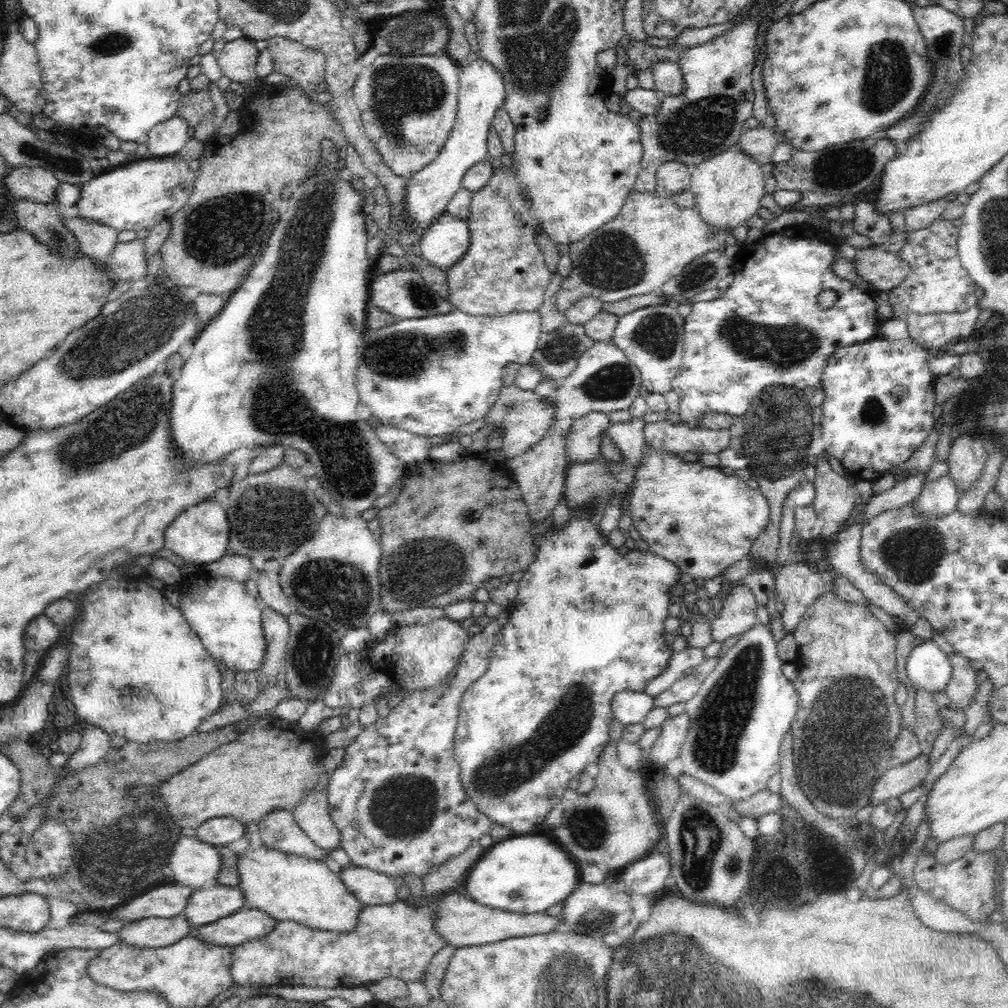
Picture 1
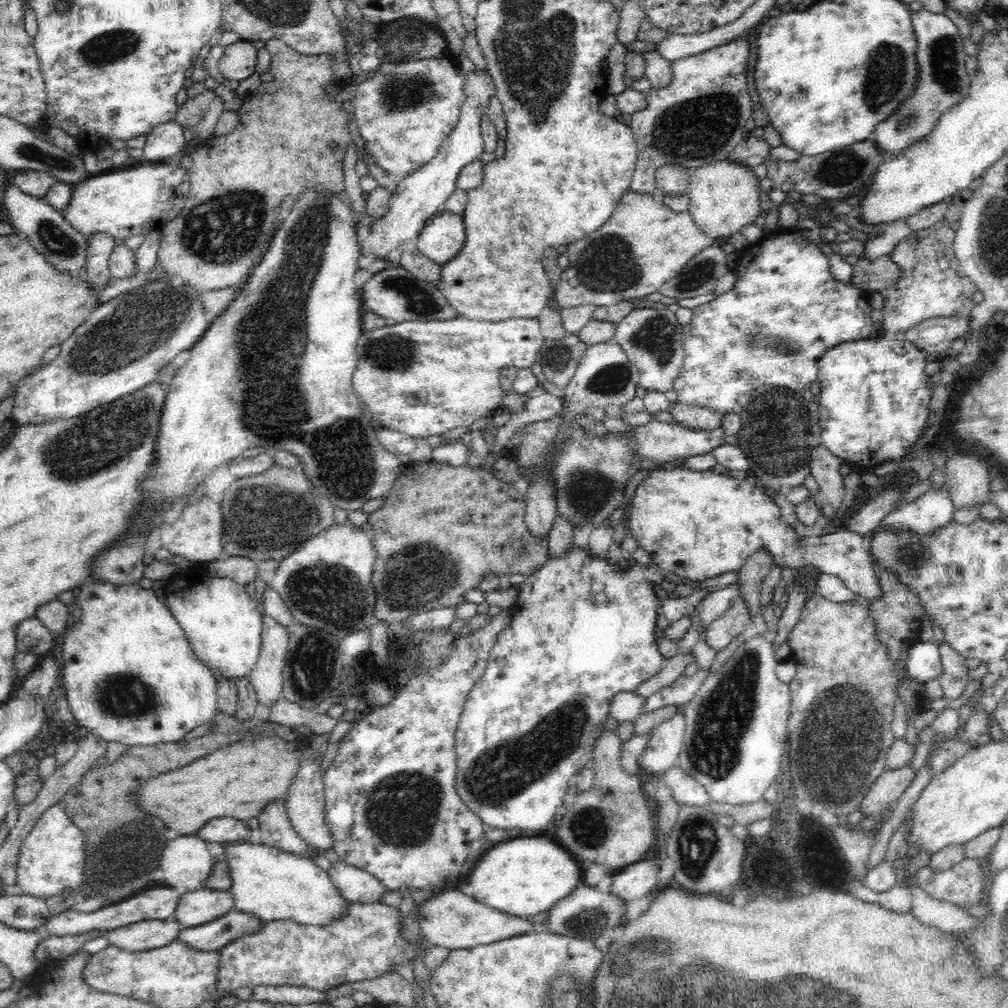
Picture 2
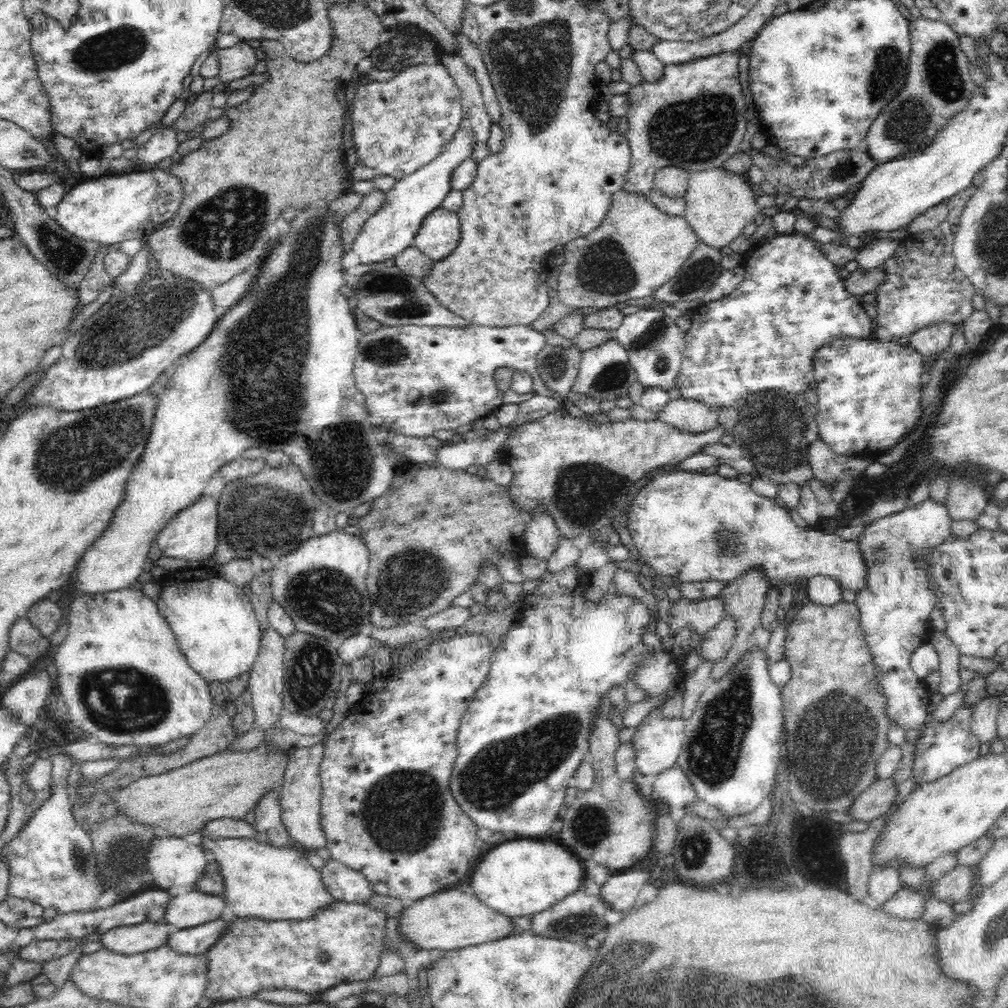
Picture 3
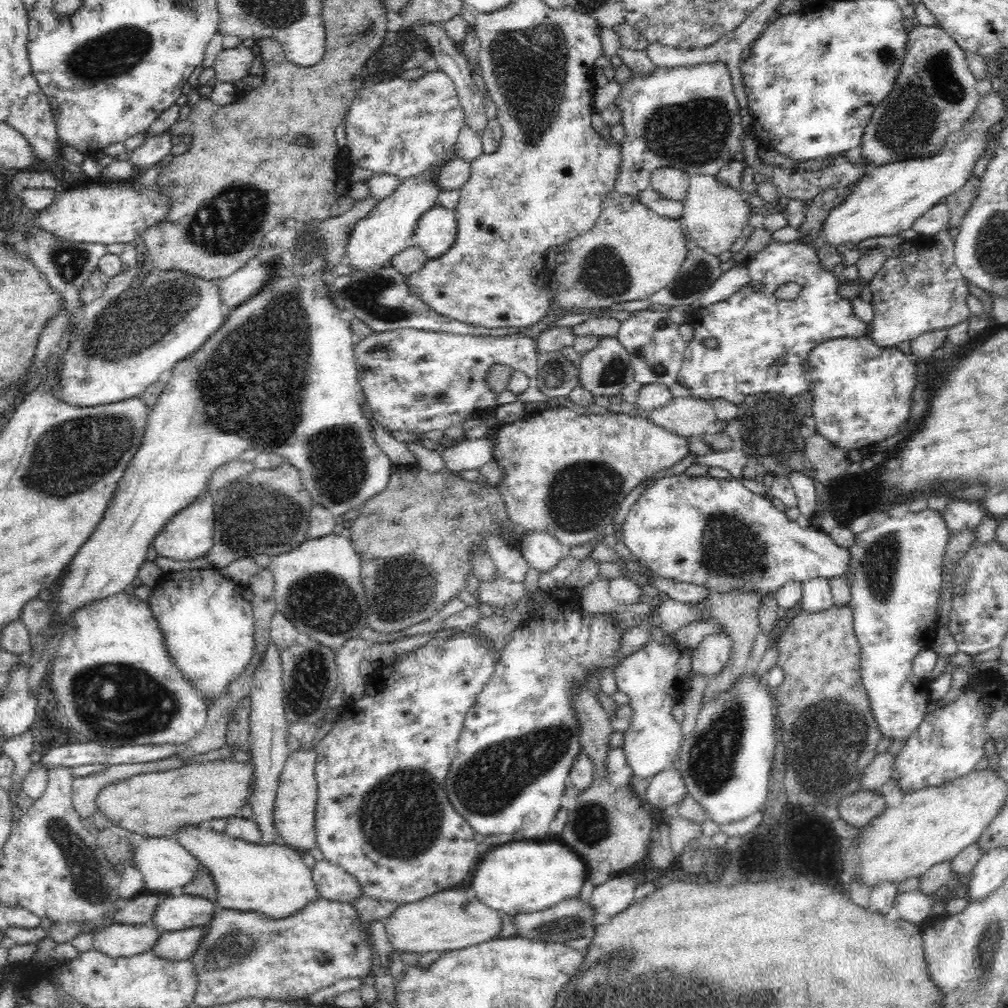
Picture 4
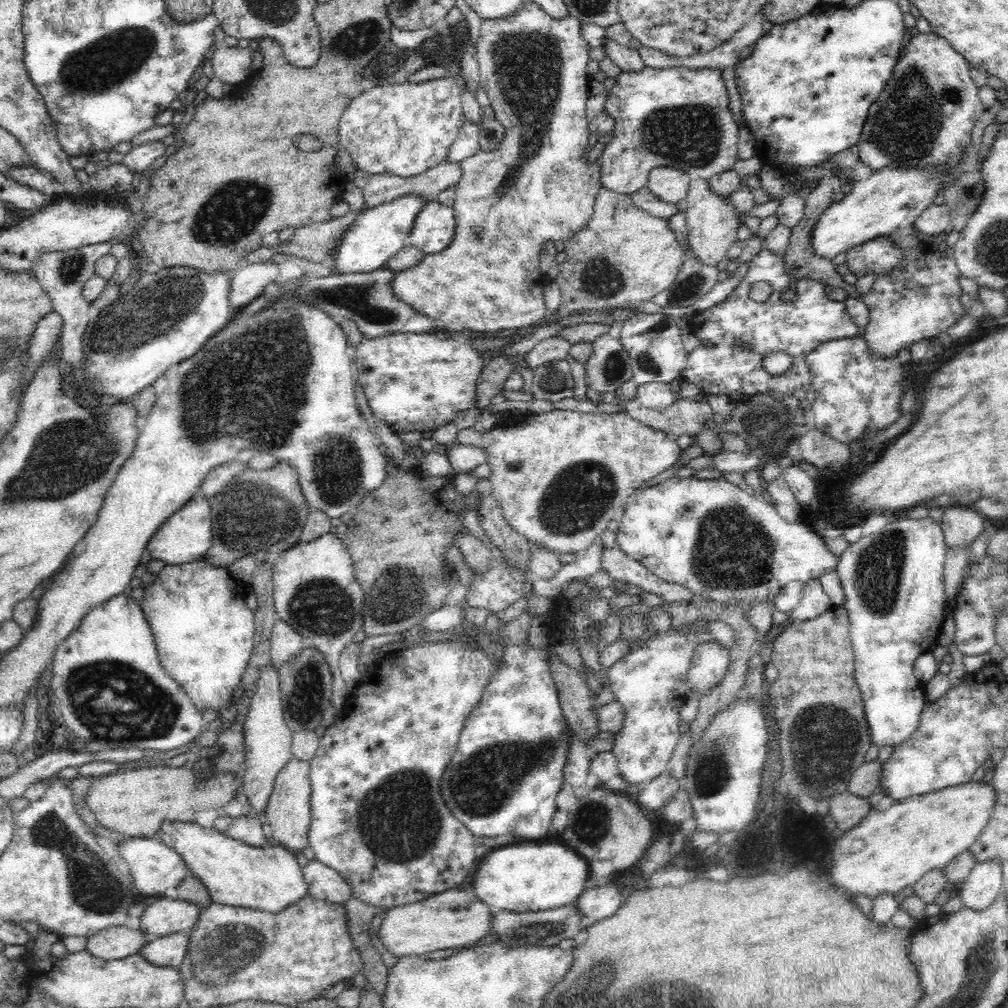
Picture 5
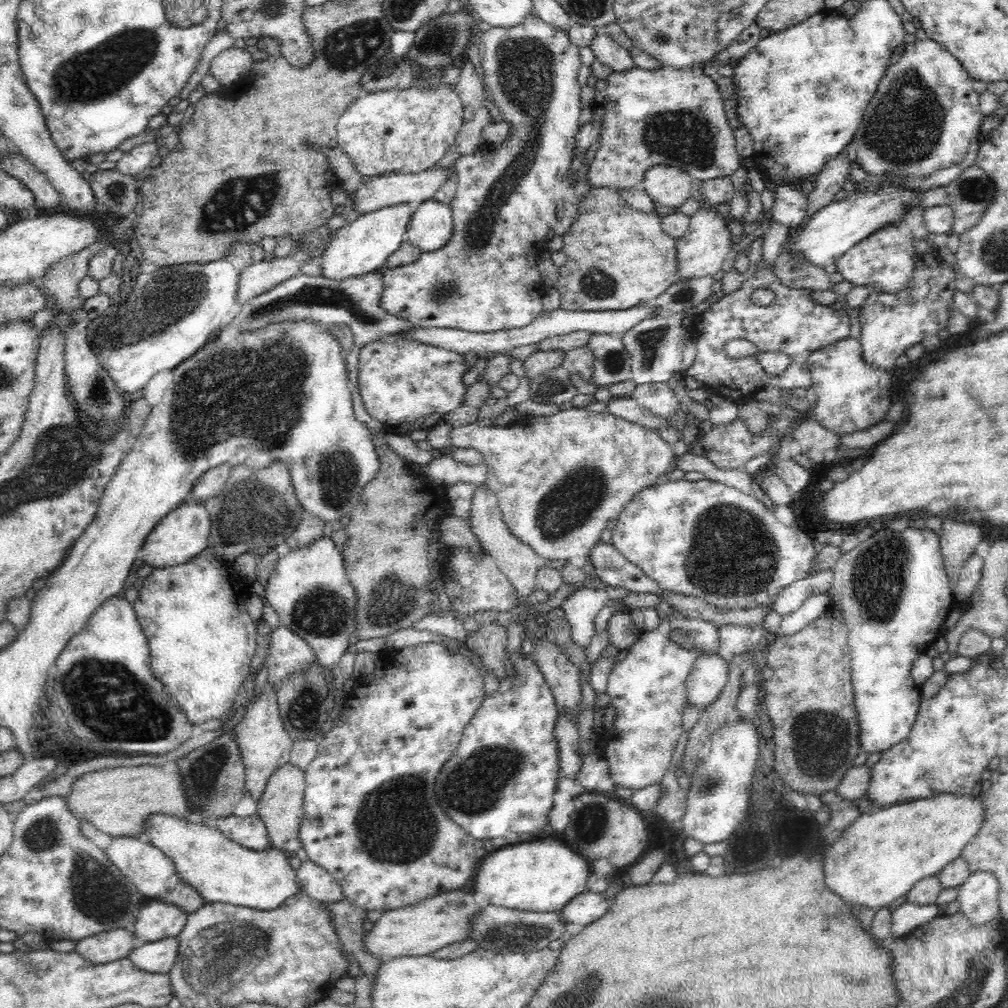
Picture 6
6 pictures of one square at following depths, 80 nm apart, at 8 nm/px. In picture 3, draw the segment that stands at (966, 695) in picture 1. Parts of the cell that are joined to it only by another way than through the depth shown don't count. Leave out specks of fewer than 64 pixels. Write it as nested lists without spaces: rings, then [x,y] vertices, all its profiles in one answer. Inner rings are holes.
[[[932,631],[931,643],[939,654],[939,672],[940,682],[937,693],[940,696],[948,696],[958,690],[963,683],[960,680],[959,658],[962,655],[952,642],[952,639],[946,635],[945,631]]]

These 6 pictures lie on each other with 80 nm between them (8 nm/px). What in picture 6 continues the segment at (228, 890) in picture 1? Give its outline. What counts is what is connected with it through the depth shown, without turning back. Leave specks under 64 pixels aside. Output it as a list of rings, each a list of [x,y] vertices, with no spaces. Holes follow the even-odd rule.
[[[155,899],[155,903],[138,910],[134,936],[140,943],[178,937],[184,928],[187,914],[179,906]]]

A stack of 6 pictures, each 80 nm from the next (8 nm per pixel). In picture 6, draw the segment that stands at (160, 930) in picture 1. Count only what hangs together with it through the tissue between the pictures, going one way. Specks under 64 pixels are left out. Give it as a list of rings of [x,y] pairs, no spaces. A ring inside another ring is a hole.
[[[128,929],[107,930],[78,941],[73,952],[94,965],[102,965],[127,958],[134,950],[134,933]]]

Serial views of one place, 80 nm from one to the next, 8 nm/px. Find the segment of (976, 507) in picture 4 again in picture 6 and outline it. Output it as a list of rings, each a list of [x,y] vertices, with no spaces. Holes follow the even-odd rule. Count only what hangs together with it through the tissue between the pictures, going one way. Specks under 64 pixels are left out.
[[[946,518],[939,536],[943,568],[952,588],[960,580],[960,568],[976,552],[976,546],[982,540],[982,528],[974,522],[956,522]]]

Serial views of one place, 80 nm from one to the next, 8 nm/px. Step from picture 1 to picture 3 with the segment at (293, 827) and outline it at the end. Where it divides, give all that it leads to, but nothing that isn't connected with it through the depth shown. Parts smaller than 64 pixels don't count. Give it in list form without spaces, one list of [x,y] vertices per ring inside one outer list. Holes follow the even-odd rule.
[[[266,791],[254,805],[258,842],[276,847],[292,847],[295,842],[281,821],[278,791]]]

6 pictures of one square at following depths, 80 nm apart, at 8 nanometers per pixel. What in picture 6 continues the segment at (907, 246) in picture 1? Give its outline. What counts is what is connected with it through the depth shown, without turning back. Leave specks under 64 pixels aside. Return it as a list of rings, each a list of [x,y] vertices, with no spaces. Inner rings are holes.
[[[931,250],[922,256],[917,254],[914,258],[914,274],[902,292],[896,292],[896,294],[875,290],[871,292],[870,296],[864,300],[863,306],[859,307],[859,317],[855,328],[855,335],[860,341],[864,362],[878,370],[890,370],[895,367],[896,359],[910,346],[920,343],[926,336],[938,335],[940,330],[947,328],[949,314],[954,308],[952,298],[956,292],[955,274],[952,267],[940,258],[938,251]]]

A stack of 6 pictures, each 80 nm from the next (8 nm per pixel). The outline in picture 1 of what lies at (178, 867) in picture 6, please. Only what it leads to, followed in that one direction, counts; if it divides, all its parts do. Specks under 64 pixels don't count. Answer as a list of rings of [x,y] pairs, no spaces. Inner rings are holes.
[[[262,845],[258,849],[246,850],[238,855],[237,874],[239,874],[239,889],[244,897],[244,908],[263,910],[271,918],[278,921],[294,921],[313,929],[329,931],[351,931],[356,926],[361,908],[366,905],[350,894],[344,886],[341,877],[332,872],[323,861],[294,856]]]

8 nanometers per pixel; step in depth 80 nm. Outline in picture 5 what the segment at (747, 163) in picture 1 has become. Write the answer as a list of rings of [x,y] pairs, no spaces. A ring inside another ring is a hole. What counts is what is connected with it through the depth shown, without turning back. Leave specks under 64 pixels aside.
[[[691,179],[689,184],[688,196],[684,200],[684,213],[688,221],[688,234],[683,241],[685,252],[689,250],[702,265],[716,267],[727,257],[728,249],[737,239],[737,229],[742,224],[740,216],[729,196],[718,196],[711,192],[707,179]]]

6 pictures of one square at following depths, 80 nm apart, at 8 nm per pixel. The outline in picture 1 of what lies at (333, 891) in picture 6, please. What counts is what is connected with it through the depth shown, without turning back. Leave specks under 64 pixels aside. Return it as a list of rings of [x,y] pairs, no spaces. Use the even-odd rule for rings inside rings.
[[[350,865],[338,874],[346,890],[366,905],[392,904],[400,900],[396,891],[400,882],[366,867]]]

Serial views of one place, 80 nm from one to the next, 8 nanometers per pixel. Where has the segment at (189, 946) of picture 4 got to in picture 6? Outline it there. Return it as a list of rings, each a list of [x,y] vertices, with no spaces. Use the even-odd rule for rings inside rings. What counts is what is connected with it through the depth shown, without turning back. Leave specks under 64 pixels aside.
[[[178,937],[142,943],[127,958],[136,969],[144,973],[167,974],[178,958]]]

